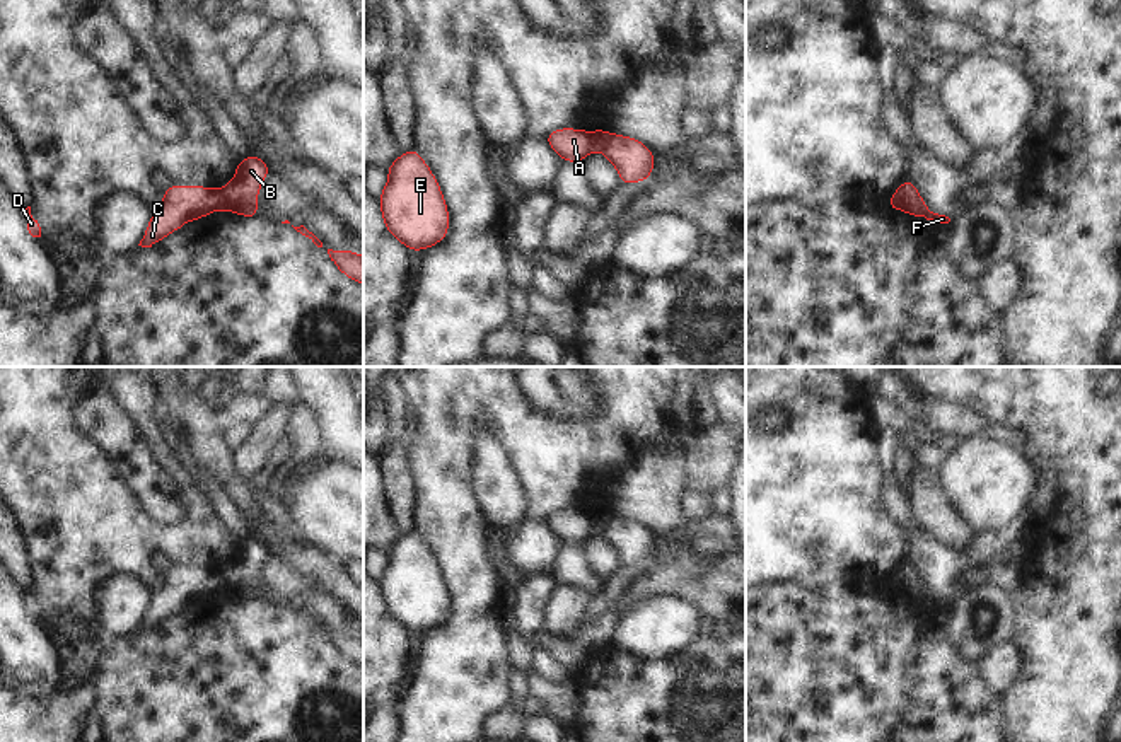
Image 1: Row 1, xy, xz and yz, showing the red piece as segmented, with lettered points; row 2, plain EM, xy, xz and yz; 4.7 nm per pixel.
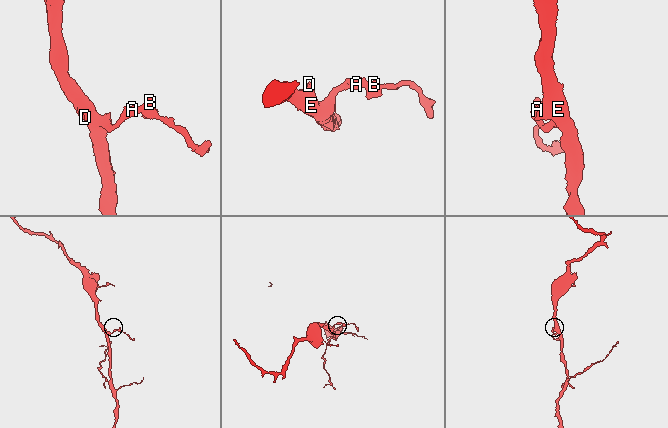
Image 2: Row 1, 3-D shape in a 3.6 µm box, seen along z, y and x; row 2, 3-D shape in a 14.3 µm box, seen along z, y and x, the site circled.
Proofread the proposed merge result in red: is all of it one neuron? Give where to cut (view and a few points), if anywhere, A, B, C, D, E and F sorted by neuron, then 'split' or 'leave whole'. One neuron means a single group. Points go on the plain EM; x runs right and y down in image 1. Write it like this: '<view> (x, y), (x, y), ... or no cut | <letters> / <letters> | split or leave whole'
xy (220, 570), (226, 591) | A C D E / B F | split

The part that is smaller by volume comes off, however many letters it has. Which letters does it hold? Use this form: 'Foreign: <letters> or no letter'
Foreign: B, F

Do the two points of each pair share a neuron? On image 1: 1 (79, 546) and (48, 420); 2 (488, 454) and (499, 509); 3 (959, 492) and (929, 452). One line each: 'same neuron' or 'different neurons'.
1: same neuron
2: same neuron
3: different neurons

